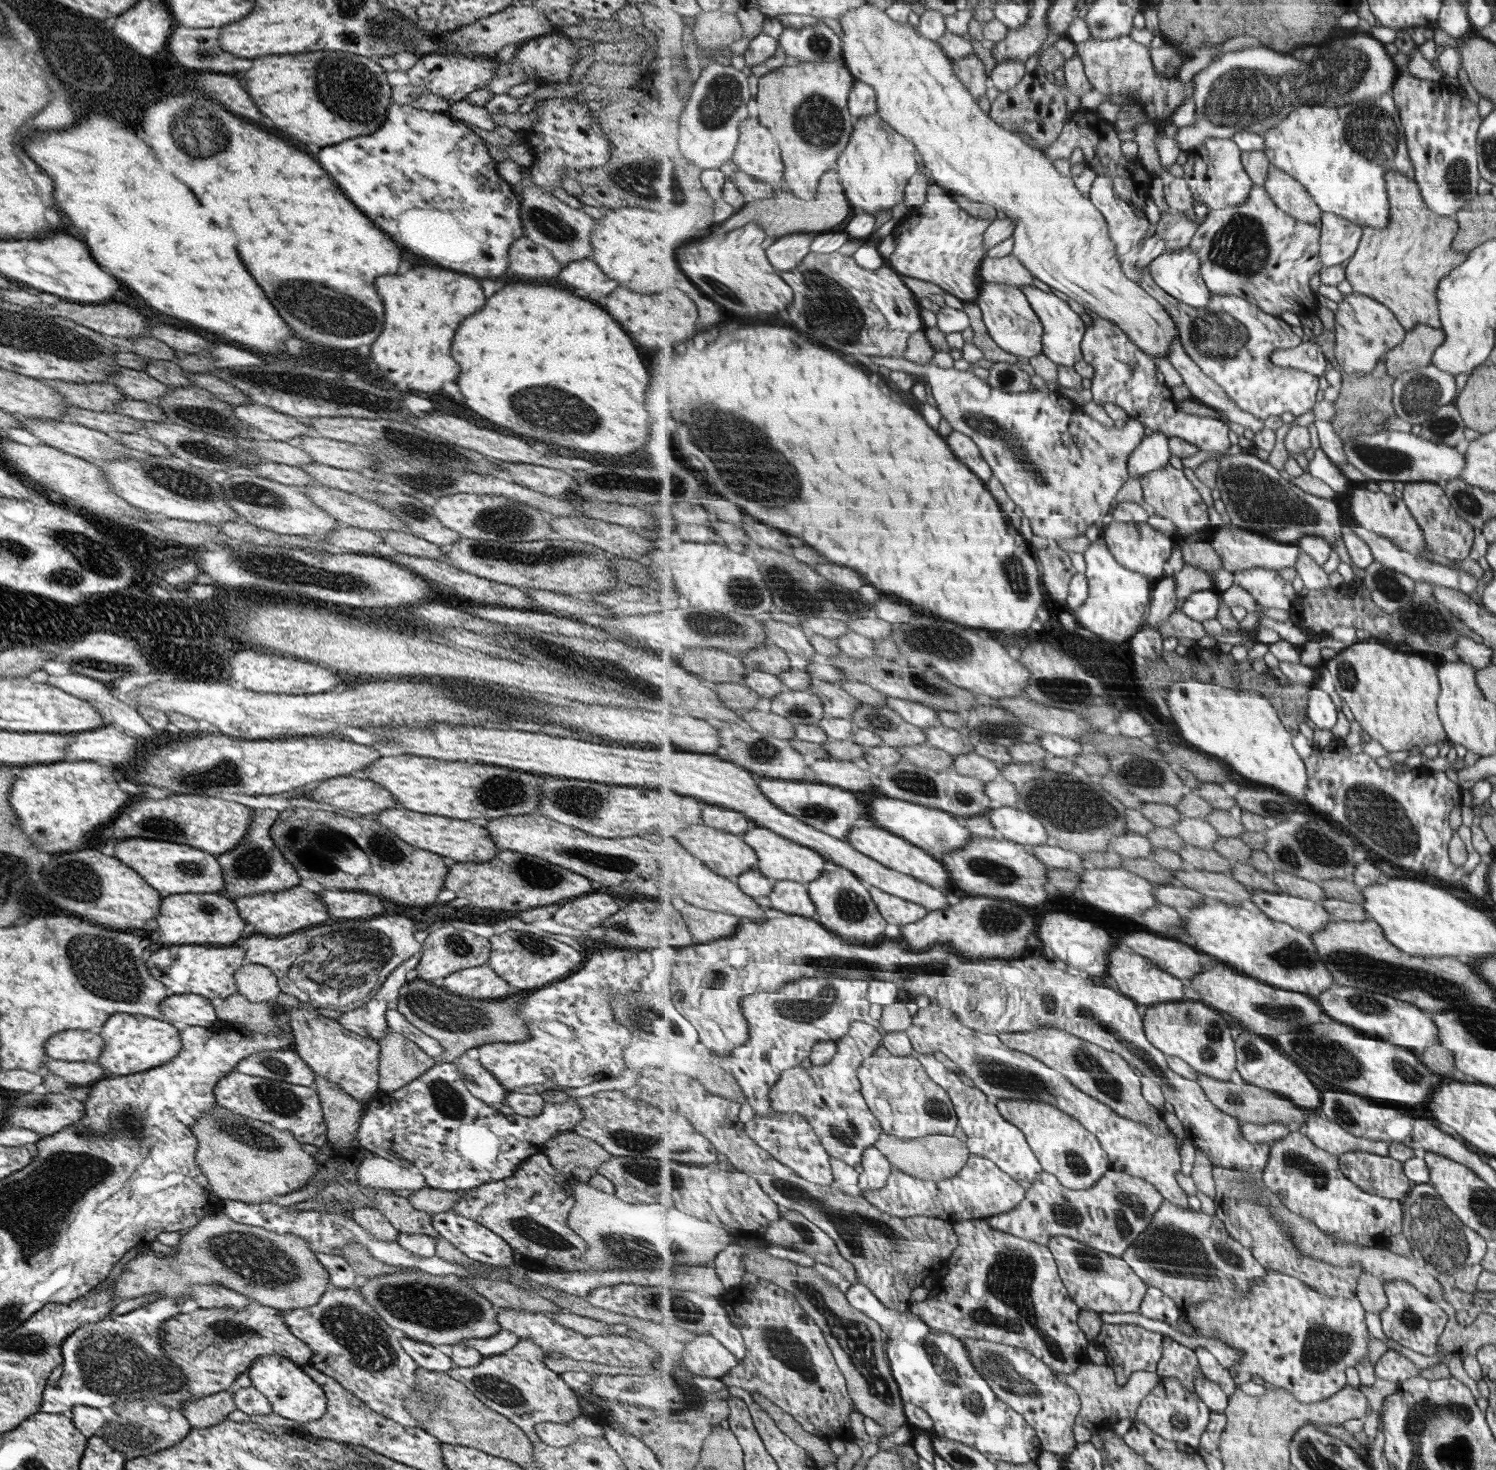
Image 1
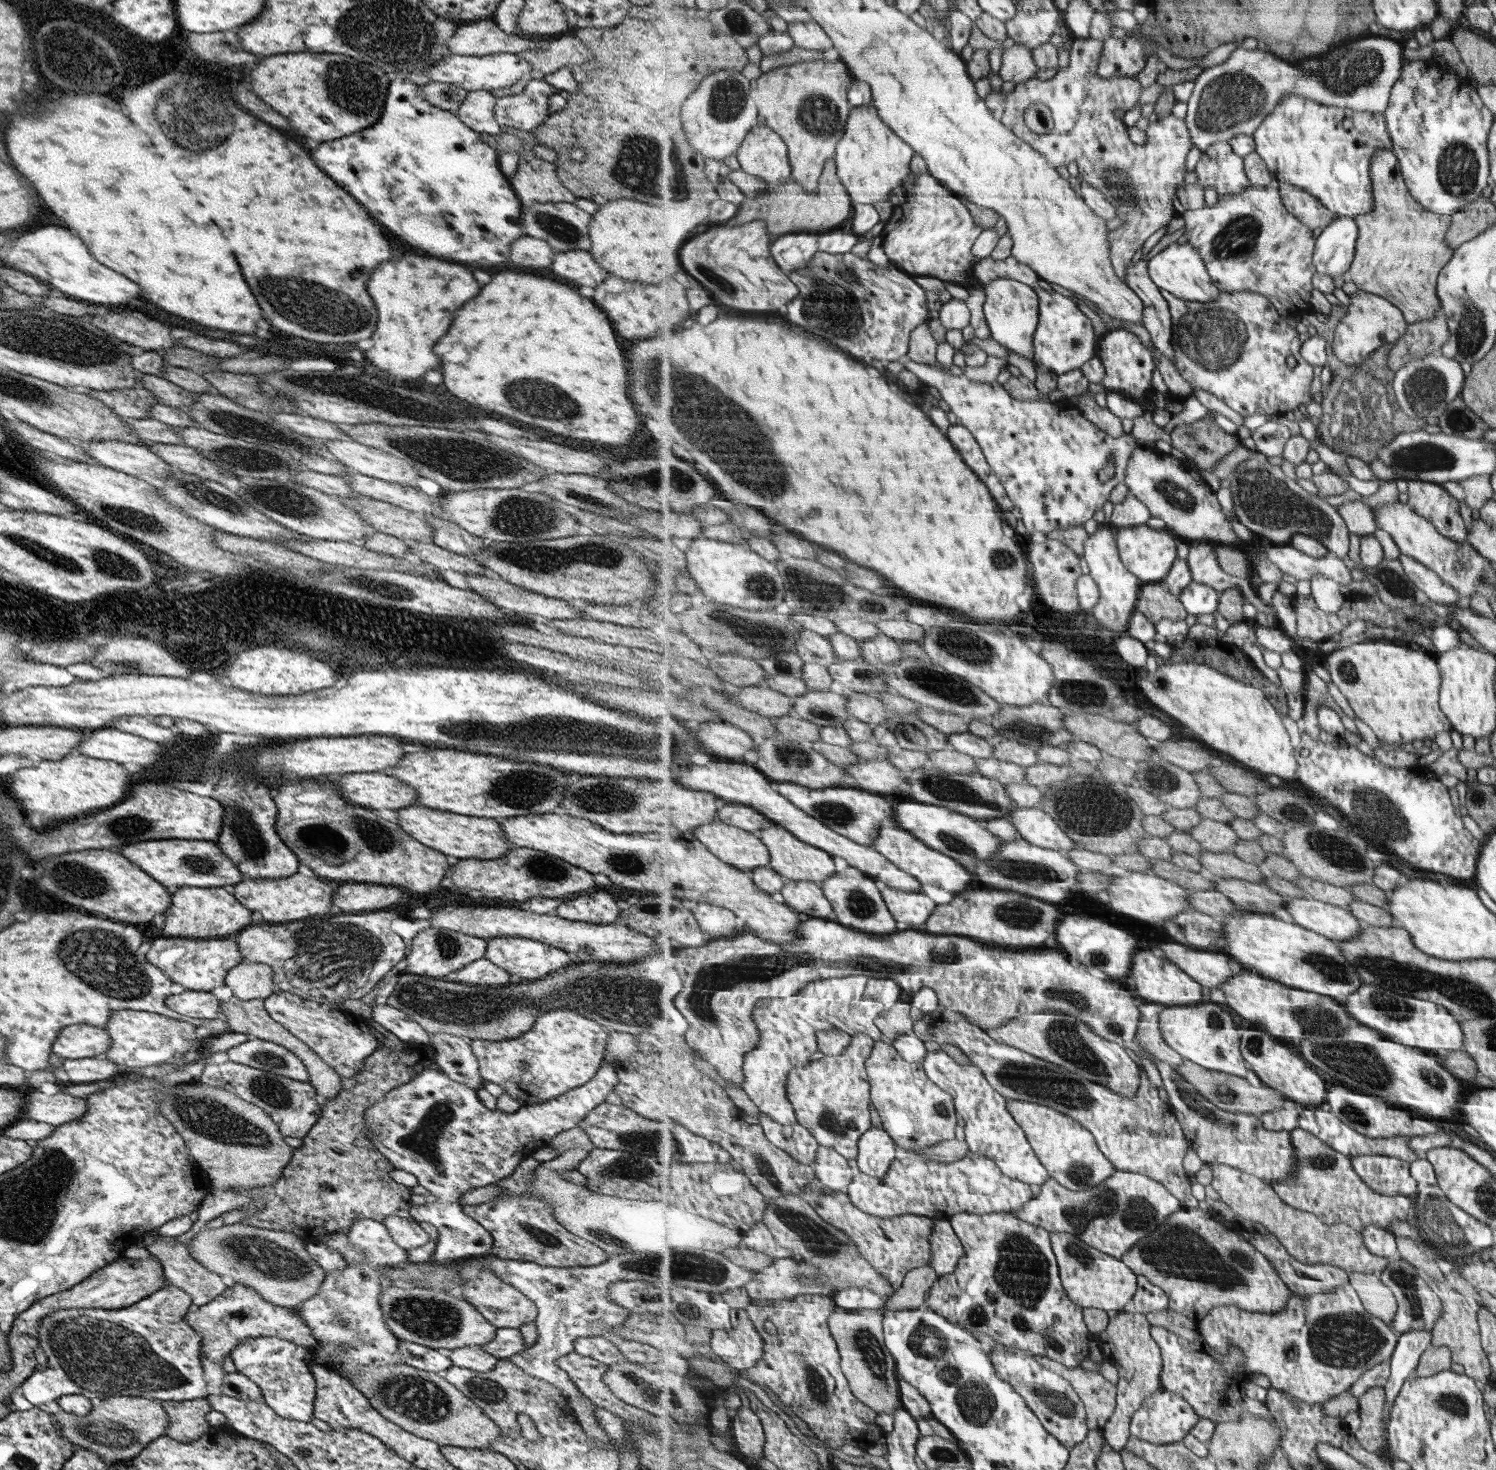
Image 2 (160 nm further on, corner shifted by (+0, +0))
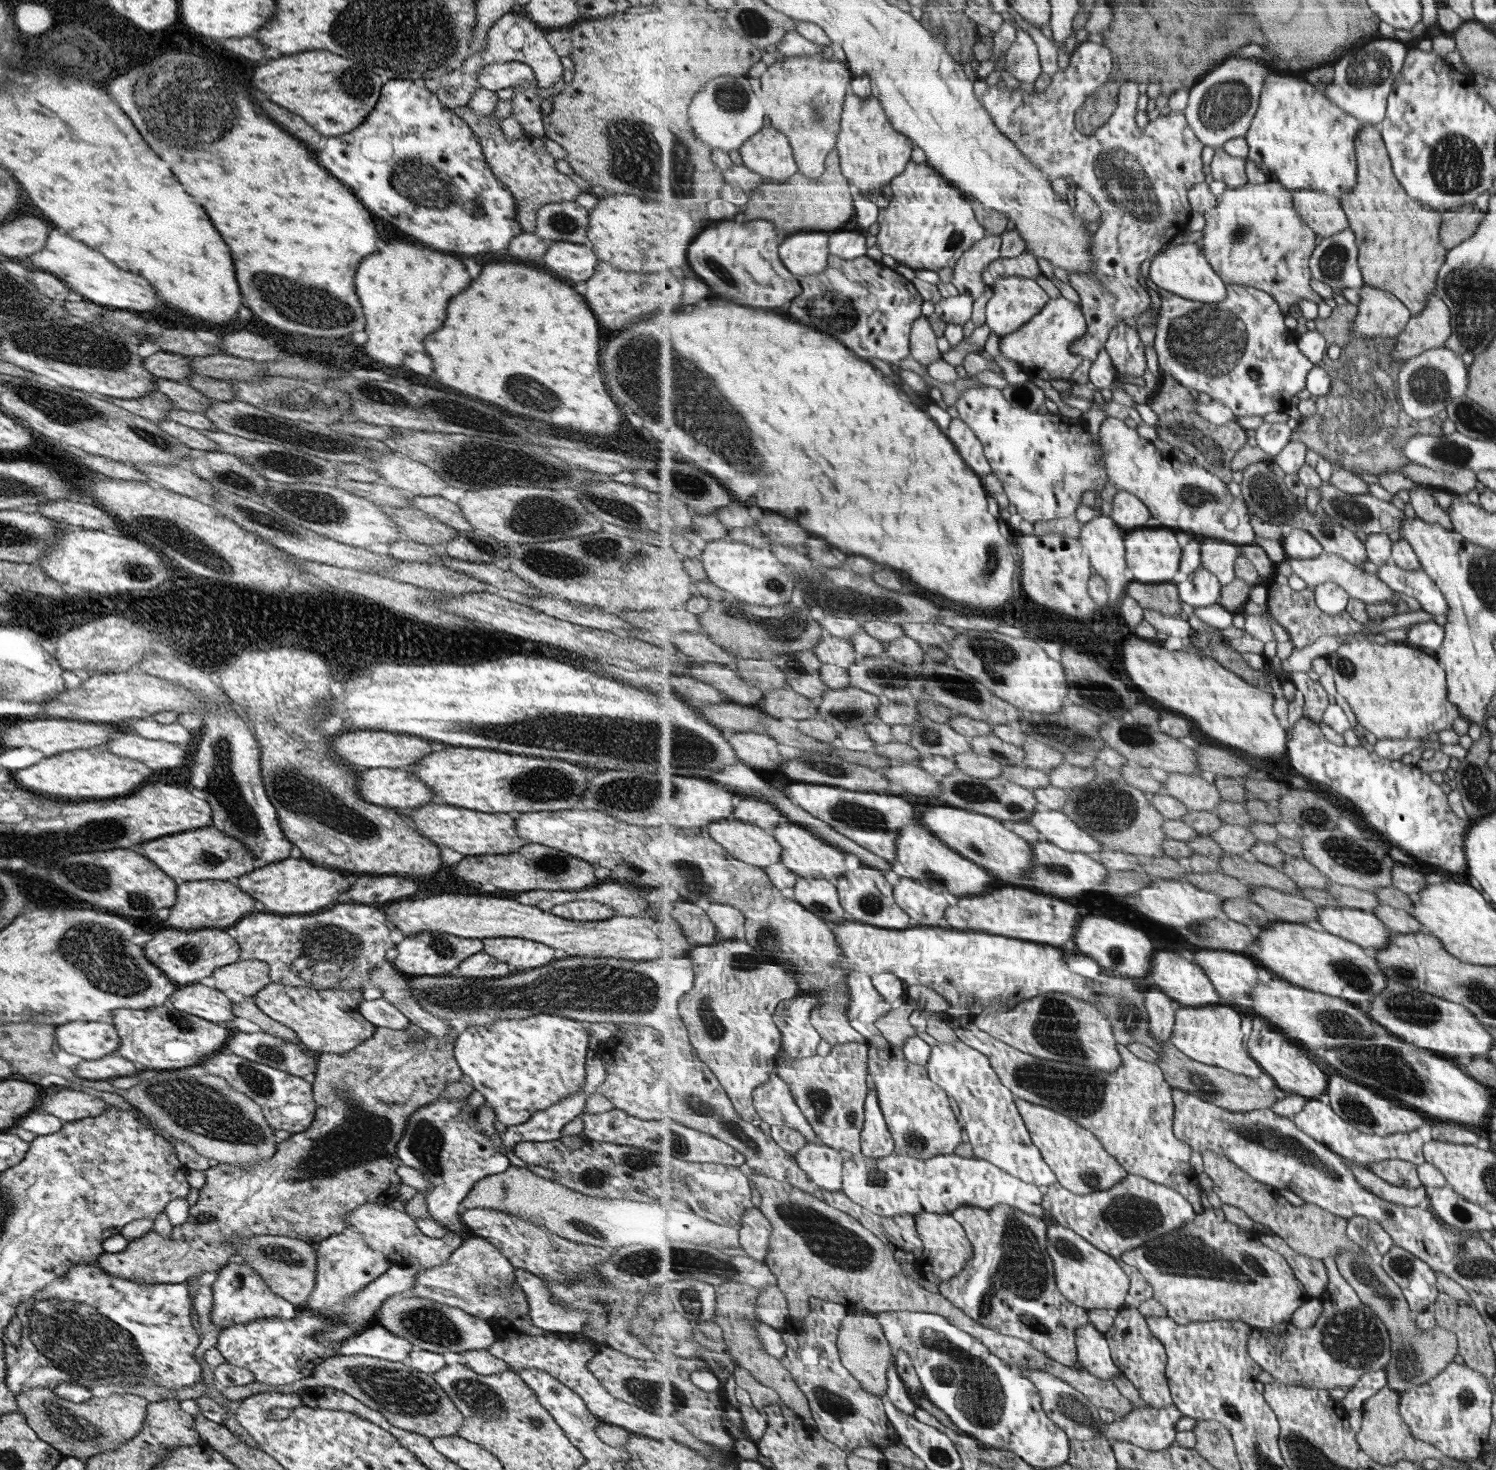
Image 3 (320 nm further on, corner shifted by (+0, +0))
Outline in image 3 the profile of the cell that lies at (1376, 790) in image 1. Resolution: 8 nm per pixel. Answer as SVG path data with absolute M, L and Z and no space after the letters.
M1303 716L1294 724L1290 734L1287 759L1302 778L1321 782L1328 787L1327 790L1335 791L1335 794L1340 794L1345 800L1350 800L1363 813L1372 828L1406 854L1453 873L1468 872L1468 855L1464 844L1471 828L1471 820L1461 819L1451 810L1447 793L1443 792L1443 788L1439 788L1435 780L1431 780L1429 774L1423 774L1415 765L1392 761L1375 752L1369 752L1361 745L1354 748L1337 746L1323 736L1317 723Z

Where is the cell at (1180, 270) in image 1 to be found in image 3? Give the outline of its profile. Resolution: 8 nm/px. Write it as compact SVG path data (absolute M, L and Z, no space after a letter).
M1181 243L1169 245L1152 259L1150 264L1150 280L1177 296L1199 301L1201 303L1220 303L1228 295L1228 285L1209 264L1201 245L1195 243Z

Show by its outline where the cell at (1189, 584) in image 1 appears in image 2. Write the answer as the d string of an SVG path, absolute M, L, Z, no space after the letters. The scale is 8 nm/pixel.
M1216 543L1198 544L1190 547L1187 560L1193 575L1193 581L1207 583L1223 593L1235 586L1241 586L1239 577L1233 576L1223 570L1218 559L1218 545Z

